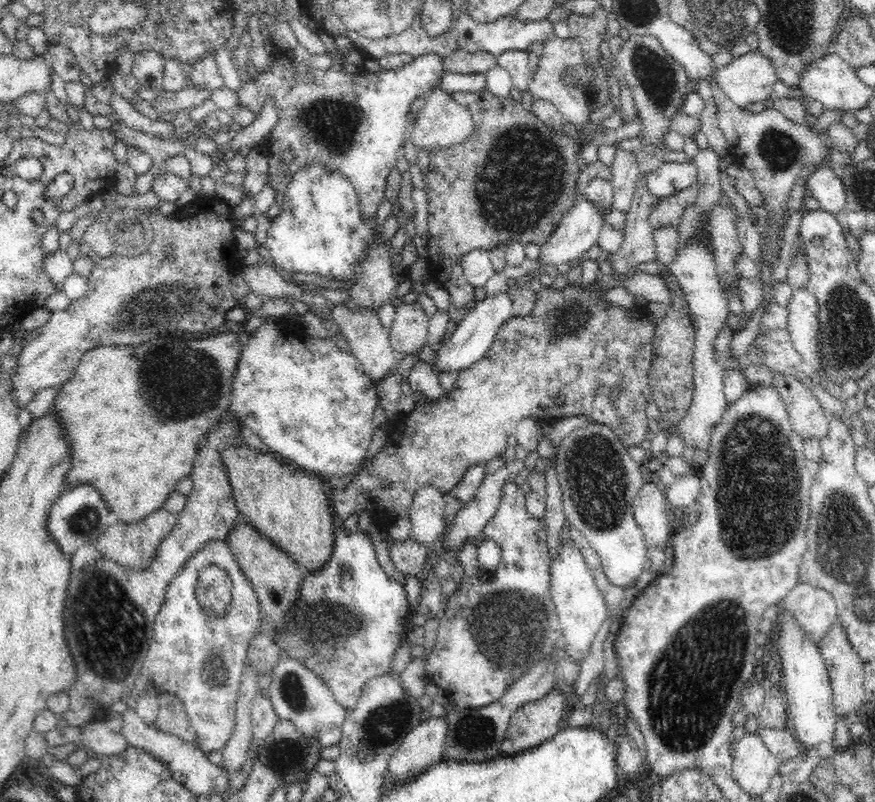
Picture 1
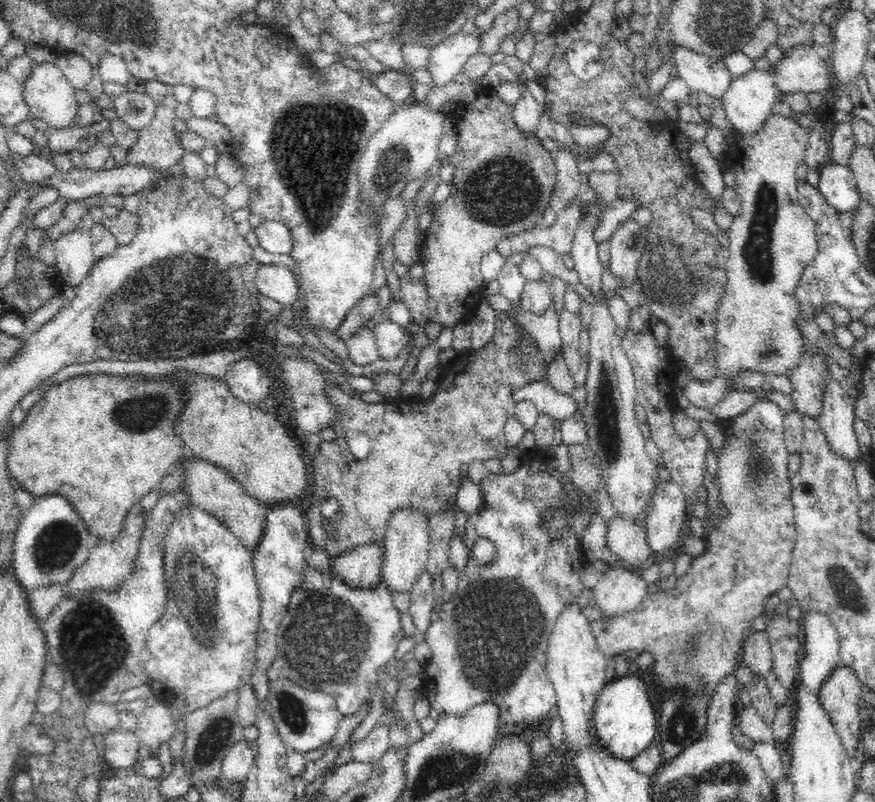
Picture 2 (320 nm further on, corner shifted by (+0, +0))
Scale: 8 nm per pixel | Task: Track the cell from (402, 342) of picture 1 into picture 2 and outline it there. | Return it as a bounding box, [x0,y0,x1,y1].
[373,320,405,360]

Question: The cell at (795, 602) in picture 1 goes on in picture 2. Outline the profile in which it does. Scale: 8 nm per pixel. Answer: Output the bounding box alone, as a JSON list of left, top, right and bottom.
[798,610,842,696]

